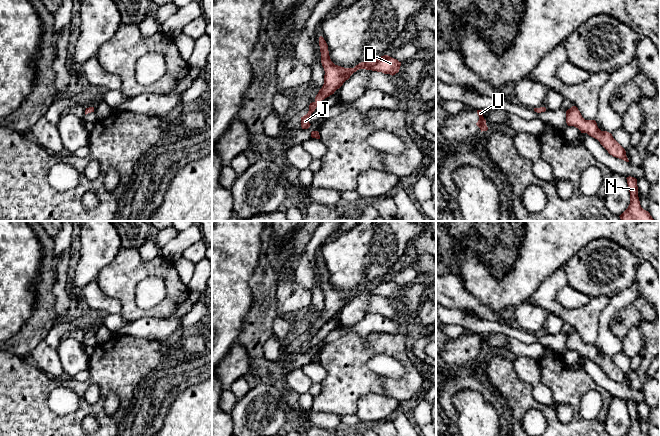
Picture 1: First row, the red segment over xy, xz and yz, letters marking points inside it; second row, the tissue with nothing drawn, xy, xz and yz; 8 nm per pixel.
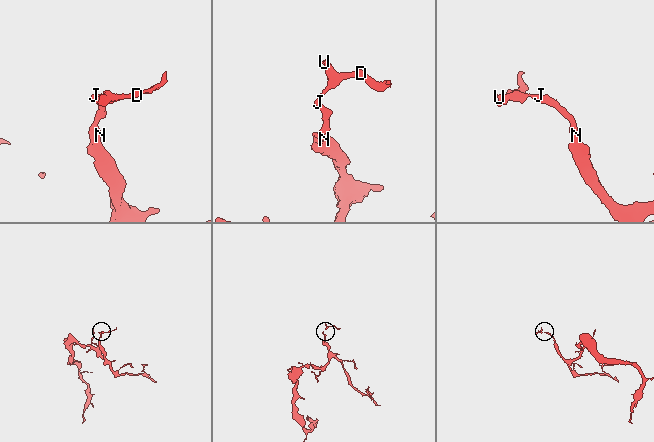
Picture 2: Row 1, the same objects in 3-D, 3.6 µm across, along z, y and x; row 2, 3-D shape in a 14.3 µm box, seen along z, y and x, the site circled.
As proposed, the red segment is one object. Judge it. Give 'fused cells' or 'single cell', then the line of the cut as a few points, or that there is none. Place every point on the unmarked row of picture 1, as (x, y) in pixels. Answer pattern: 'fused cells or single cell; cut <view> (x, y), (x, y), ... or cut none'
single cell; cut none

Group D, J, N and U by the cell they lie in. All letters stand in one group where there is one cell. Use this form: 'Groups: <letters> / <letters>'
Groups: D J N U

